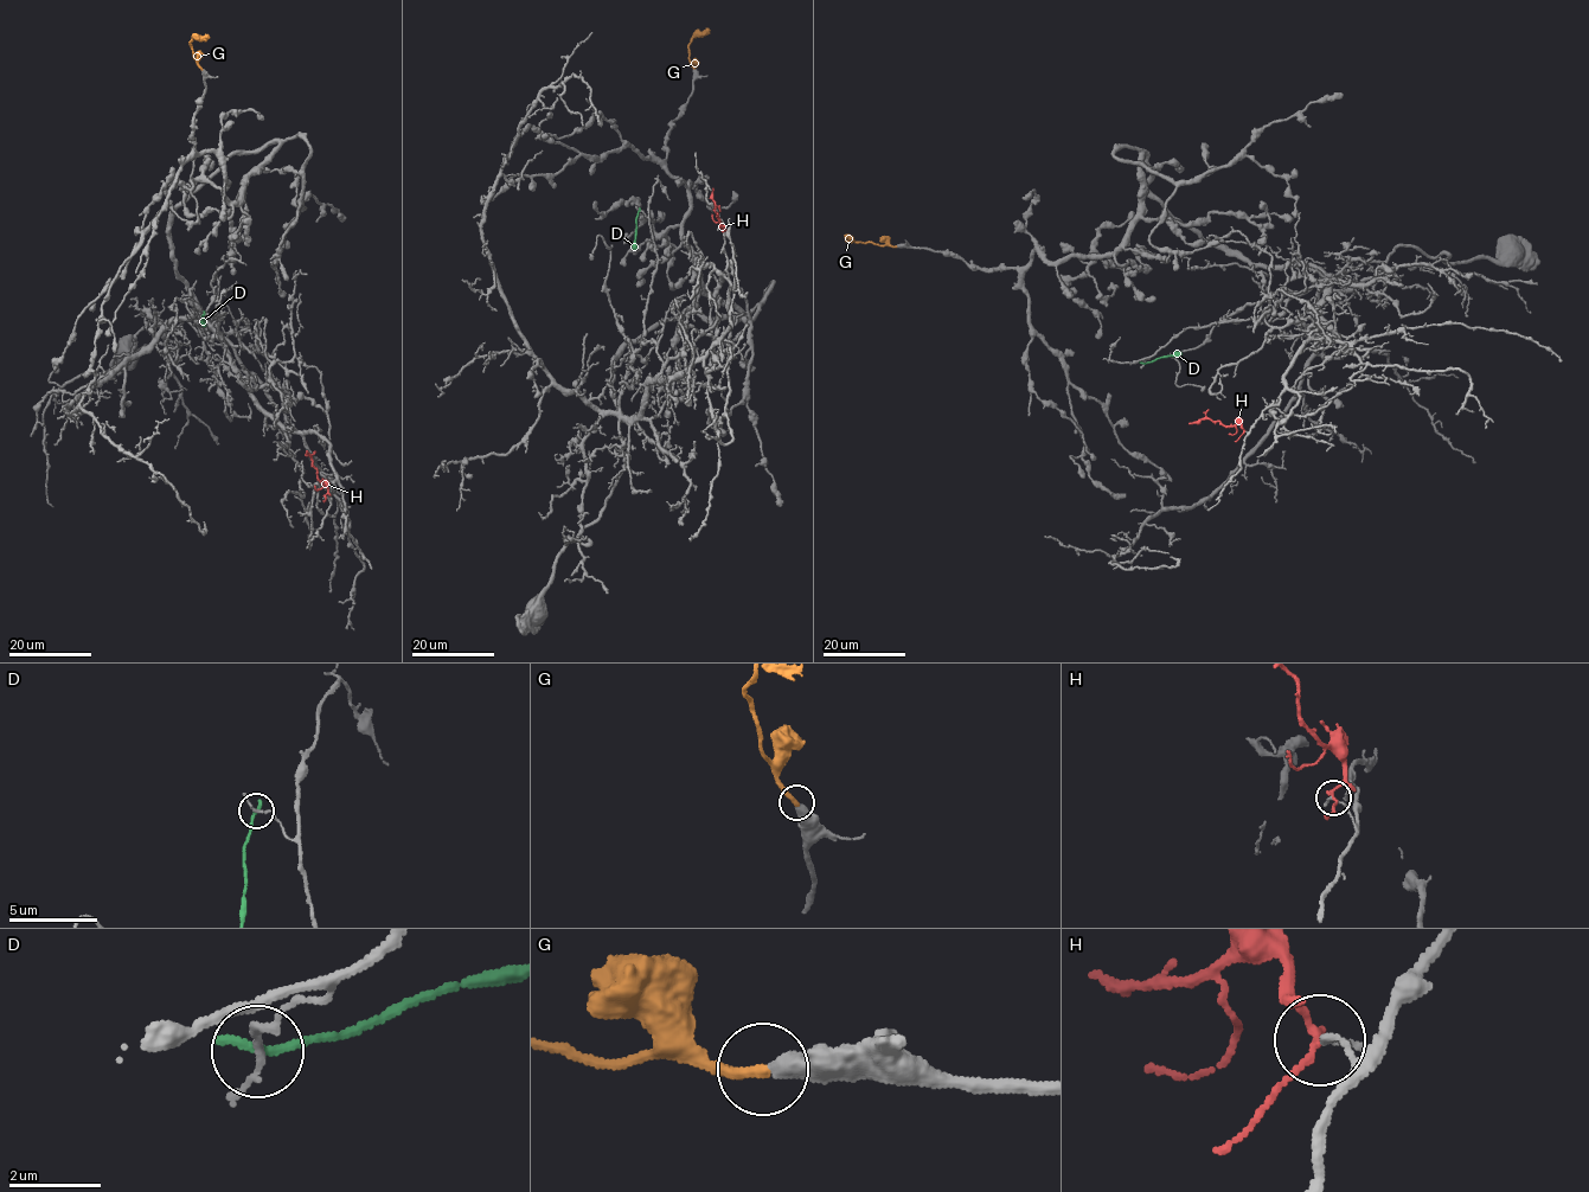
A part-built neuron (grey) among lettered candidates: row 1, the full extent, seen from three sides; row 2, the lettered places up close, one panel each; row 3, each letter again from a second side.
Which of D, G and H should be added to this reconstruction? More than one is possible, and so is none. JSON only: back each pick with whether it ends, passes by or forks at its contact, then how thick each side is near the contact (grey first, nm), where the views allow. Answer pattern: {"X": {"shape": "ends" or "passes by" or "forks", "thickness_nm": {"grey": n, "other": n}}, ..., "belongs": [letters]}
{"G": {"shape": "ends", "thickness_nm": {"grey": 480, "other": 240}}, "belongs": ["G"]}

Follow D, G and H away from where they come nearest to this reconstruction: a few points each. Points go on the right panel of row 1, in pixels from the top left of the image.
D: (1144, 363), (1180, 353)
G: (895, 247), (853, 241), (846, 236)
H: (1244, 431), (1240, 423), (1225, 425), (1209, 418), (1189, 423)

